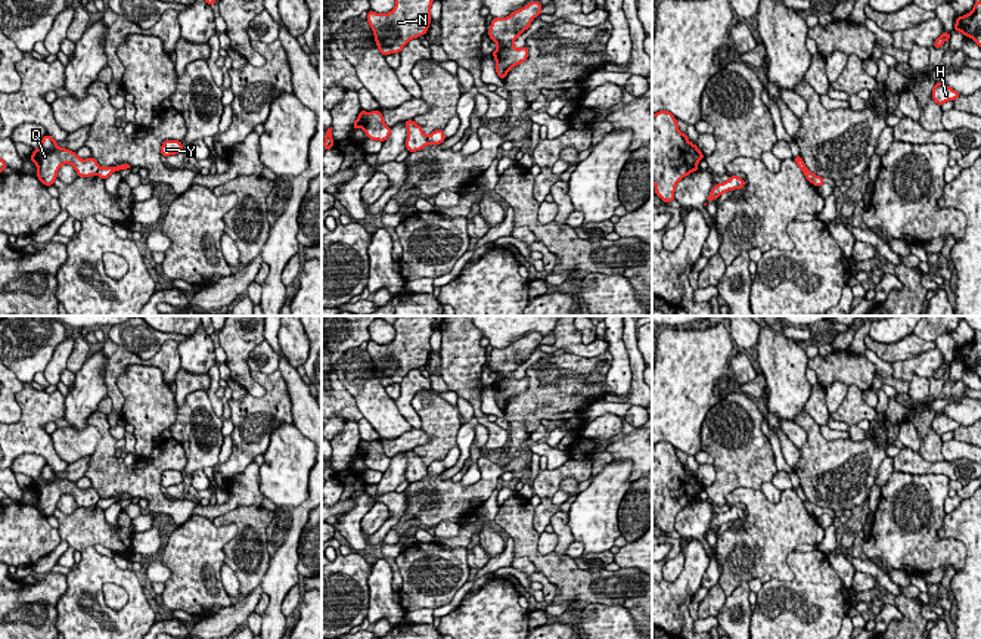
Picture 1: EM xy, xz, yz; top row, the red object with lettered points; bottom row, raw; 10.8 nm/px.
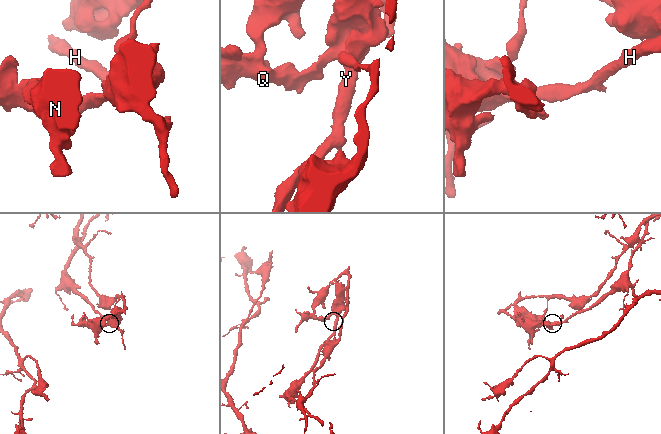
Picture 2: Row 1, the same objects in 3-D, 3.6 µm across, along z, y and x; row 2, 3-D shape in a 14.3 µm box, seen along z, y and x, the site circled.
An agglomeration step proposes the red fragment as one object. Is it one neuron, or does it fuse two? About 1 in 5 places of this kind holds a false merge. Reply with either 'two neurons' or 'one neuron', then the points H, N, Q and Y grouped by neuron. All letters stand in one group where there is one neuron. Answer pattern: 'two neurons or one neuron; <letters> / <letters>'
two neurons; H Y / N Q

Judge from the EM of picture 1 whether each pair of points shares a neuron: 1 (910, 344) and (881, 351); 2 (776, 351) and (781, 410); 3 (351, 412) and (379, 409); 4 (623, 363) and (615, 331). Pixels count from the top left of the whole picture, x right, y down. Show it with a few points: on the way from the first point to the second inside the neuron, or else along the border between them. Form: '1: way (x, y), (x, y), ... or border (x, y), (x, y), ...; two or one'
1: way (903, 350), (888, 351); one
2: way (781, 366), (781, 396); one
3: border (340, 381), (363, 416); two
4: way (620, 356), (615, 338); one

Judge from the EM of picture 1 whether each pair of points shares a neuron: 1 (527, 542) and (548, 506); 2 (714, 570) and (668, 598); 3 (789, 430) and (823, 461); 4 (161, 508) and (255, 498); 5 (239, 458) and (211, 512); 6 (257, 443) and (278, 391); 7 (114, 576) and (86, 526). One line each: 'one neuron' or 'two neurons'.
1: two neurons
2: two neurons
3: two neurons
4: two neurons
5: two neurons
6: one neuron
7: two neurons

